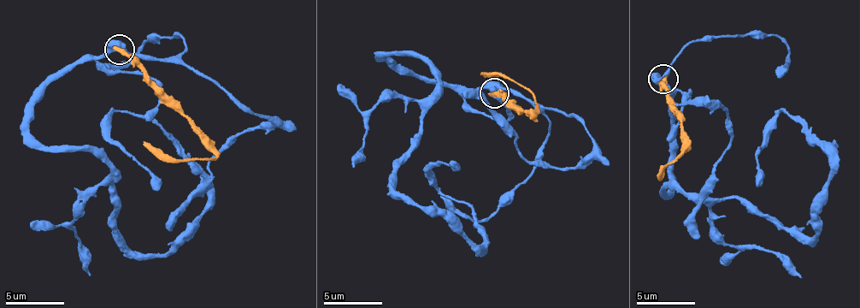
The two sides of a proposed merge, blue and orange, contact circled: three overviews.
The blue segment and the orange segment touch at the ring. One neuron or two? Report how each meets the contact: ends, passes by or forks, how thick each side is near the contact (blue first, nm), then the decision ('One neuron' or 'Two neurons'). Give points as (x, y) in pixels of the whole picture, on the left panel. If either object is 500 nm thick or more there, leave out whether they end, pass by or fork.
At the ring blue forks. At the ring orange ends. Thickness 440 nm (blue) against 420 nm. Two neurons

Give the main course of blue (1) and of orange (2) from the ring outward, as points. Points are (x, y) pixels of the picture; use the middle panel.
1: (494, 91), (383, 57), (415, 55), (438, 83), (393, 188), (481, 248), (476, 213), (430, 168), (455, 162)
2: (494, 91), (525, 112), (537, 104), (533, 94), (509, 79), (480, 75)

